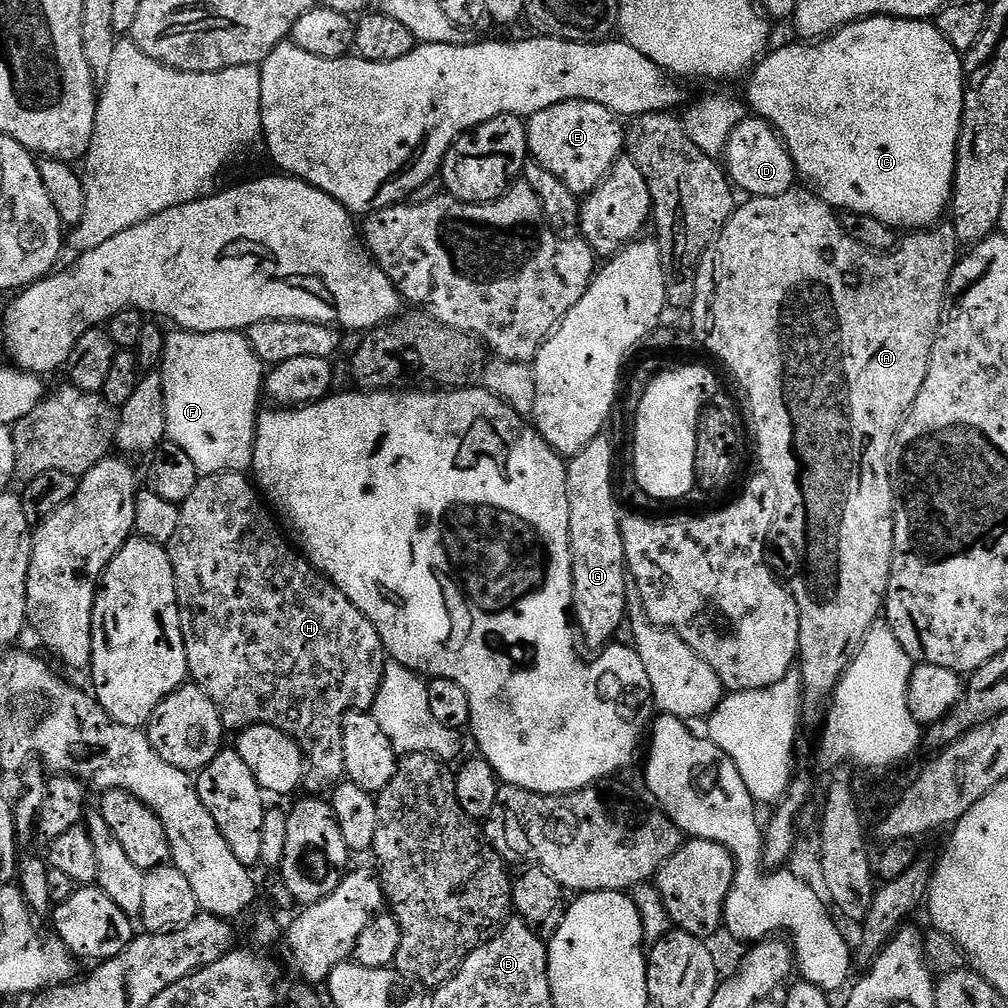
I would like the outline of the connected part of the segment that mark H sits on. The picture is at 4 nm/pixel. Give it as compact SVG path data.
M225 470L216 476L201 476L198 486L194 486L194 494L190 494L190 498L186 498L180 505L178 531L166 547L176 579L176 600L180 604L180 621L188 659L188 675L191 683L198 685L215 702L225 729L243 730L252 724L273 724L276 728L281 728L304 752L307 767L310 769L306 776L307 783L336 786L346 776L344 770L346 750L342 746L344 718L353 710L368 712L375 702L384 677L386 663L384 643L378 630L365 618L362 610L358 610L358 606L354 606L354 602L350 602L350 598L346 598L346 594L342 594L342 590L338 590L323 572L316 571L291 543L288 545L284 541L285 533L283 531L280 533L276 529L277 521L266 504L264 509L263 503L265 504L265 501L261 493L245 473Z

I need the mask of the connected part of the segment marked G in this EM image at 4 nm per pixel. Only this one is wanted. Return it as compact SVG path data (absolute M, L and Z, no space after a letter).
M601 434L594 442L590 442L590 446L586 446L582 454L571 457L566 467L570 502L574 624L583 643L585 640L590 647L600 650L615 637L612 635L623 624L625 627L626 617L629 615L630 577L628 564L624 561L624 543L620 529L622 512L616 509L616 492L612 489L616 452L607 440L607 435Z

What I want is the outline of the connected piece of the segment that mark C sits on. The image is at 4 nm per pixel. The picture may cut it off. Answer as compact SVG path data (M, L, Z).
M868 16L865 20L855 20L845 28L832 33L819 42L795 42L771 51L757 67L750 86L750 100L759 119L778 125L784 137L792 161L796 164L796 175L804 180L818 198L826 201L831 208L844 214L869 216L886 226L902 230L928 230L939 225L952 203L952 185L955 182L956 154L959 150L960 128L964 117L964 89L966 87L966 64L961 53L944 35L937 30L935 23L928 20L898 20L894 16Z

